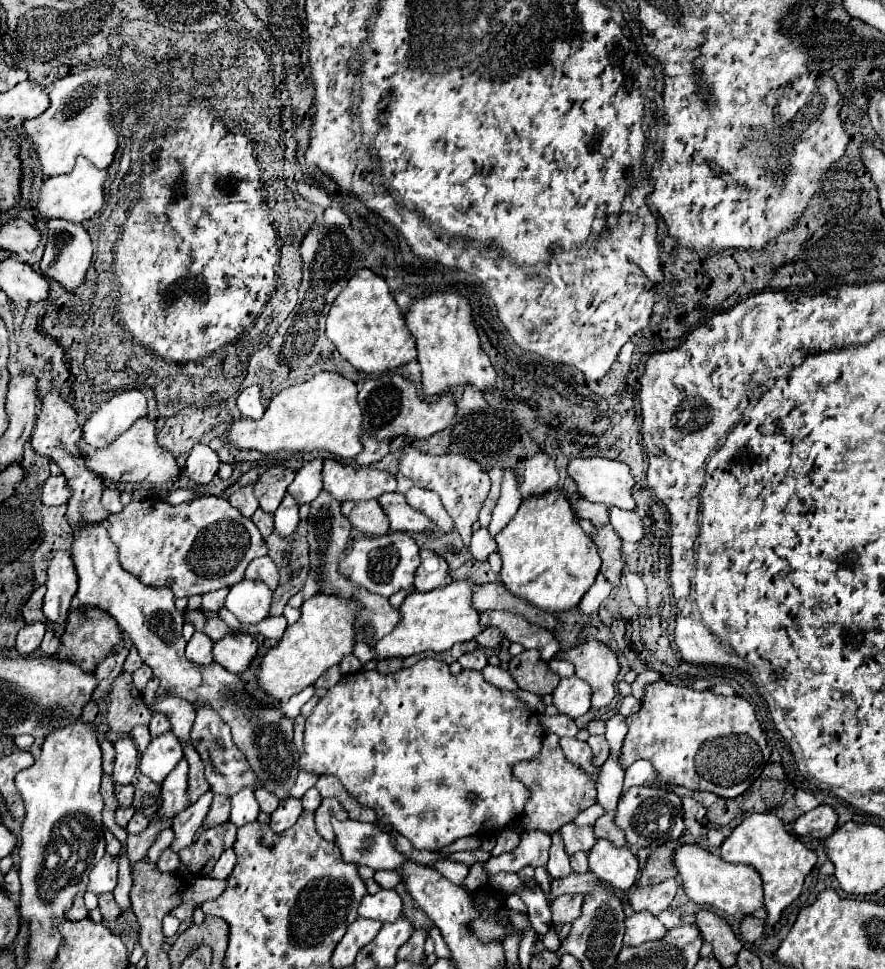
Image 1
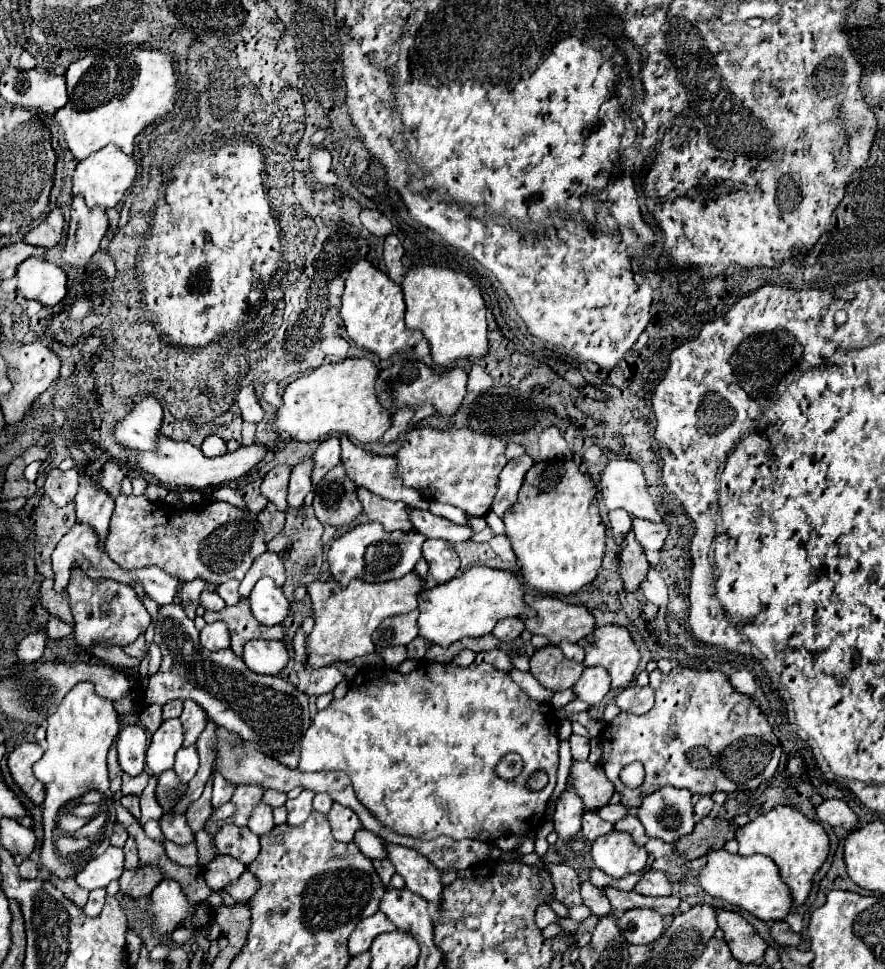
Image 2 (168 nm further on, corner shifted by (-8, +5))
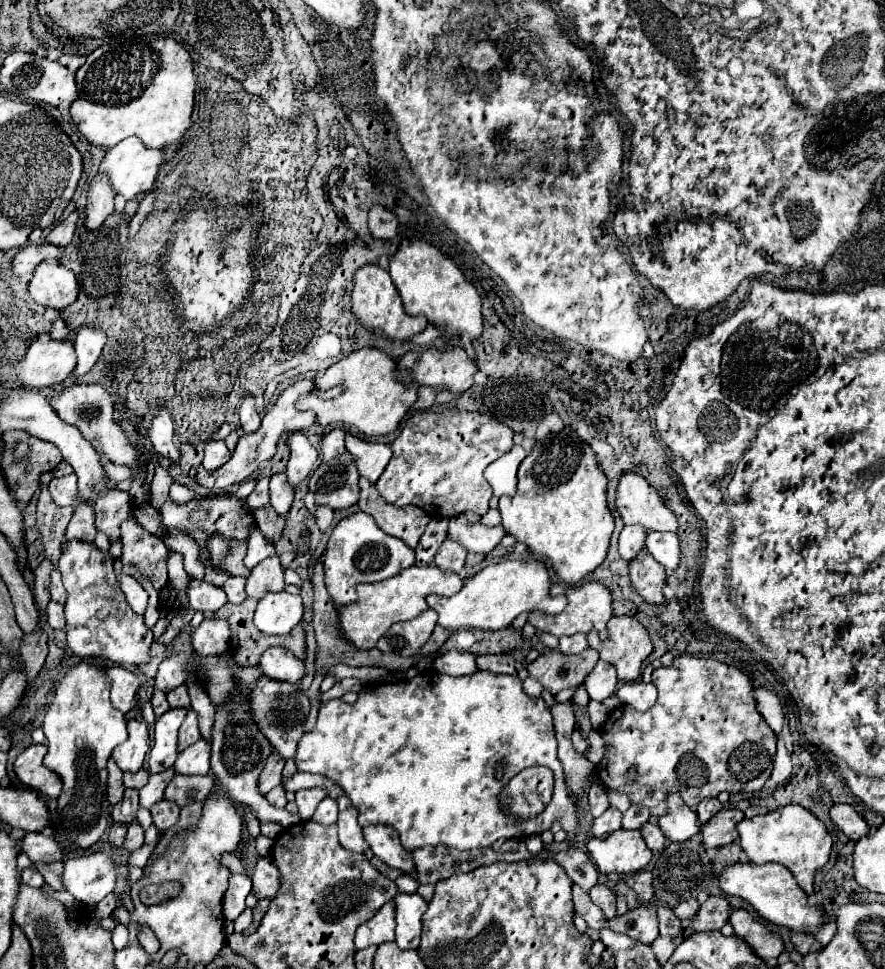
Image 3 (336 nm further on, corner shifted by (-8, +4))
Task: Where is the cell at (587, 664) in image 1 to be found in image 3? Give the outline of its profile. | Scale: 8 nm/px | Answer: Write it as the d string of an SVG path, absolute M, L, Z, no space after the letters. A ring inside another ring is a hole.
M611 617L607 633L609 637L599 649L601 659L617 669L619 681L637 681L641 675L641 663L653 651L647 629L633 617Z

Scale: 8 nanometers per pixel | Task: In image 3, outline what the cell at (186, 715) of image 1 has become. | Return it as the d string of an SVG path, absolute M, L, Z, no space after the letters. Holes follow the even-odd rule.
M193 707L187 709L187 717L179 729L179 751L185 751L189 745L199 741L199 727L197 727L197 713L193 713Z

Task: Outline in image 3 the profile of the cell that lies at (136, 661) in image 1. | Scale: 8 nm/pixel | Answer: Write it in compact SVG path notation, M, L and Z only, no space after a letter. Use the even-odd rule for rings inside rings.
M57 569L51 573L51 587L49 587L49 591L51 591L51 599L57 601L57 603L63 603L67 599L65 587L61 583L61 573Z

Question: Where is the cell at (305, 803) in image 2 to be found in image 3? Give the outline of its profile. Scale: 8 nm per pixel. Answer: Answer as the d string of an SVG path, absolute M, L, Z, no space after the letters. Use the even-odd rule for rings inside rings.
M303 789L303 791L297 791L295 795L295 803L299 807L299 817L301 821L309 821L319 805L321 799L325 799L327 793L321 791L321 789Z

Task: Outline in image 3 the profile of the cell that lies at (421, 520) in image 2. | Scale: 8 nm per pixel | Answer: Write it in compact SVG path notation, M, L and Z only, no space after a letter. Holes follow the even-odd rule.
M463 515L449 519L447 537L457 541L459 545L463 545L465 549L469 549L473 553L489 553L503 535L505 535L505 531L501 525L497 525L497 527L485 527L481 523L471 525Z

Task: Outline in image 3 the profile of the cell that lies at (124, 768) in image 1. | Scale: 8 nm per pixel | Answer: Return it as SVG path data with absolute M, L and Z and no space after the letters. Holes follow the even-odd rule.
M129 719L127 721L129 739L113 749L113 759L123 771L139 771L143 767L145 755L149 751L149 729L143 721Z

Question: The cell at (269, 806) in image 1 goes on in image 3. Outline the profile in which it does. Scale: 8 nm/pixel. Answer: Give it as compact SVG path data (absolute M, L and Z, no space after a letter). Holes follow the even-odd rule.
M279 785L279 787L275 787L275 789L271 789L267 795L265 795L265 799L271 803L271 805L275 805L275 807L285 807L287 805L287 799L285 799L285 789Z

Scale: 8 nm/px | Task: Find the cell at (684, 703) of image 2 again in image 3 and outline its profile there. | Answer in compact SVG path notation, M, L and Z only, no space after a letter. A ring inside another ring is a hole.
M679 655L671 667L653 671L653 685L659 691L659 699L649 711L639 713L633 707L619 705L599 727L605 741L605 755L597 767L597 775L605 787L625 793L631 803L647 807L657 817L665 813L665 797L669 793L681 793L683 801L695 809L699 801L717 797L721 791L753 793L765 785L773 771L777 737L757 711L751 695L753 685L743 671L715 659ZM631 765L637 767L639 777L635 783L625 783L625 773Z

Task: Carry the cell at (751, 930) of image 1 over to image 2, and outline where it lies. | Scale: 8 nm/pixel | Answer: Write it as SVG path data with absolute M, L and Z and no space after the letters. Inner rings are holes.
M771 922L771 936L781 946L799 946L803 942L799 934L791 932L787 922Z

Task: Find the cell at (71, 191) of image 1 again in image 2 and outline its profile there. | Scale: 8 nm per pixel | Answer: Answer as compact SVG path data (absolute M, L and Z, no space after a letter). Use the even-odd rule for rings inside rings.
M111 144L111 146L105 146L103 150L99 150L79 162L75 176L73 176L73 196L85 194L87 206L113 208L125 196L125 192L135 184L135 178L137 178L135 158L125 154L115 144Z

